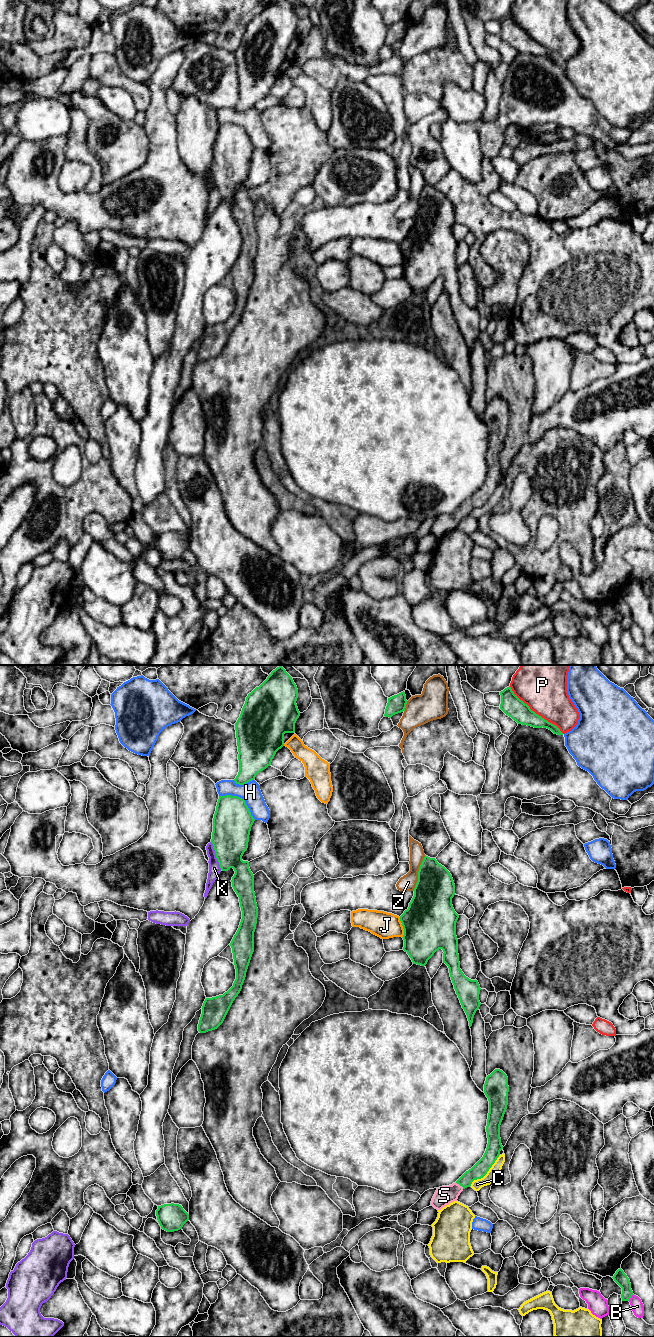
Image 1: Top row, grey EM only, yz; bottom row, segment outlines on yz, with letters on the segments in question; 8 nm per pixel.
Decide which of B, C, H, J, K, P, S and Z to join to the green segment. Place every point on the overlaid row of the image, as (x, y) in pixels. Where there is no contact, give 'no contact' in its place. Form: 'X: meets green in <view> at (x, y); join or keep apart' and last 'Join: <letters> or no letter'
B: meets green in yz at (630, 1297); keep apart
C: meets green in yz at (486, 1173); keep apart
H: meets green in yz at (241, 798); keep apart
J: meets green in yz at (403, 927); keep apart
K: meets green in yz at (216, 855); keep apart
P: meets green in yz at (534, 712); keep apart
S: meets green in yz at (459, 1184); join
Z: meets green in yz at (418, 873); keep apart
Join: S

